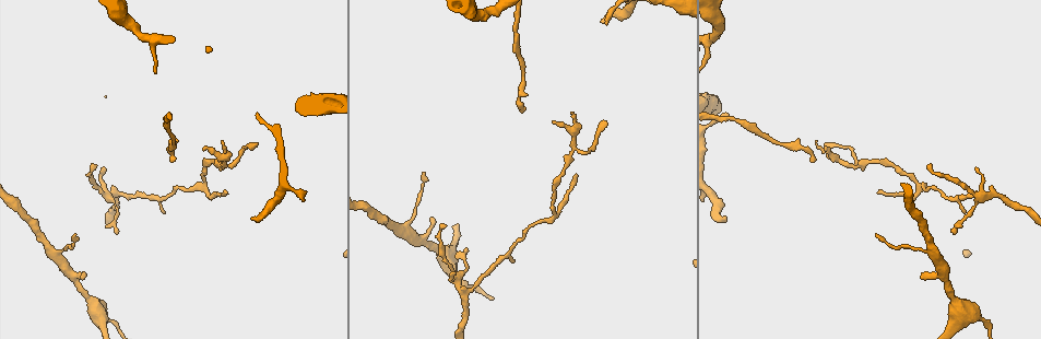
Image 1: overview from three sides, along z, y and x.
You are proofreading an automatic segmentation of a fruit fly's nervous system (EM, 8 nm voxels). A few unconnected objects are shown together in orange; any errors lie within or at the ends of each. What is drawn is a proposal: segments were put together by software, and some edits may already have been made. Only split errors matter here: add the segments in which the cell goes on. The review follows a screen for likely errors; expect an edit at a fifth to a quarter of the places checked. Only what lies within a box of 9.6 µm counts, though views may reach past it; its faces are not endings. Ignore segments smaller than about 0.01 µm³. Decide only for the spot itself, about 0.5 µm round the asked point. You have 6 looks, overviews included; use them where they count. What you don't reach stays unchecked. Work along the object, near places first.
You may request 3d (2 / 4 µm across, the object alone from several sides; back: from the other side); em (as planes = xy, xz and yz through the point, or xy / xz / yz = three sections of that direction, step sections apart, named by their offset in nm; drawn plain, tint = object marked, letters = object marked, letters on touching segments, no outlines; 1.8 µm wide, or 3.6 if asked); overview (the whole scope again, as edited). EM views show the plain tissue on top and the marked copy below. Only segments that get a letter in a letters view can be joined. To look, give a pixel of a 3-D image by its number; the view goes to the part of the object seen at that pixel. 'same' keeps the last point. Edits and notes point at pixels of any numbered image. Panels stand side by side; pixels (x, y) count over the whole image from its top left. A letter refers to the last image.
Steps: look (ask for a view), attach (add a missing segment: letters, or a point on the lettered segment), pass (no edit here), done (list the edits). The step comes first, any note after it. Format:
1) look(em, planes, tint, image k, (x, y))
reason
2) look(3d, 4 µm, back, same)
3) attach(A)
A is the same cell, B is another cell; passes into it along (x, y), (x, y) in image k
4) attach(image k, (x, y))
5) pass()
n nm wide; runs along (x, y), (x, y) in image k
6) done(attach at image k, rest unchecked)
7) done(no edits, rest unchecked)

look(3d, 2 µm, image 1, (81, 275))
an open end

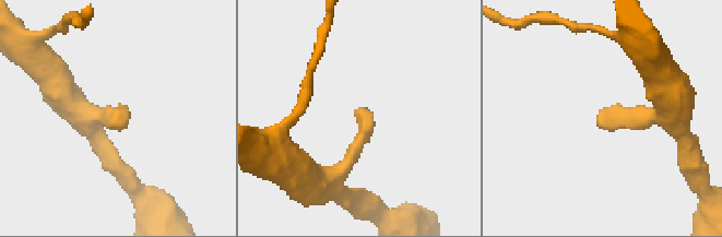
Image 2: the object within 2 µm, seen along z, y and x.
look(em, planes, letters, image 2, (599, 119))

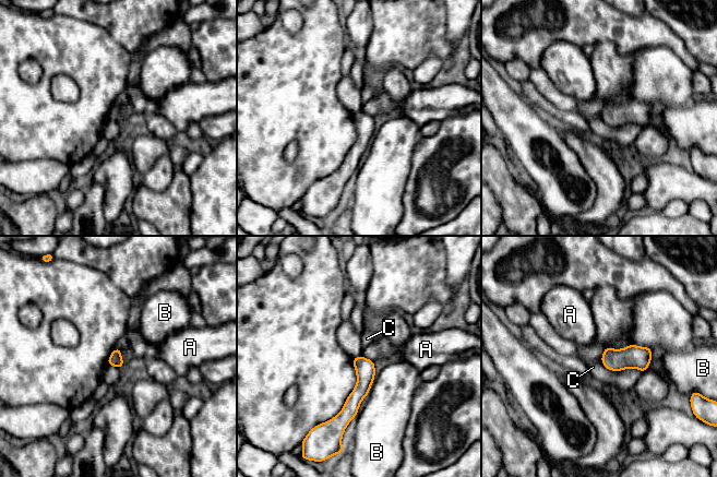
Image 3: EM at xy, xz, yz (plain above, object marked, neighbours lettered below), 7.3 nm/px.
pass()
100 nm wide; A, B and C are other cells; border along (121, 349), (121, 358), (124, 364) in image 3; none of them fits

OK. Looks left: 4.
look(em, planes, letters, image 1, (602, 19))
branch stops here

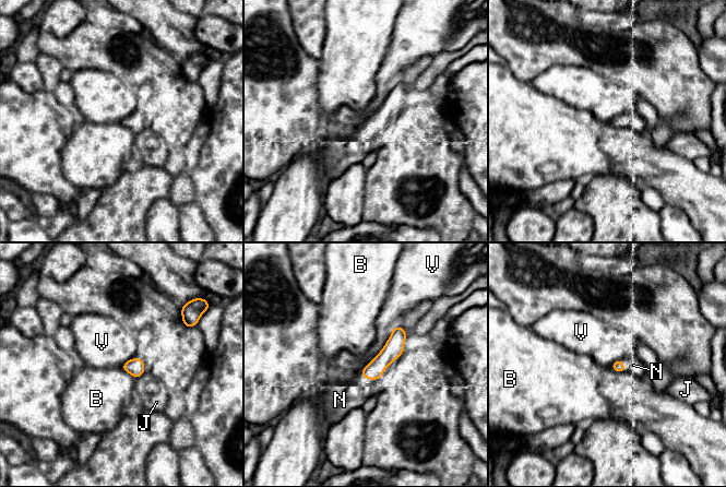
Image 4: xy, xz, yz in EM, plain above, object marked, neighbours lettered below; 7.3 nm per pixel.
attach(N)
N is the same cell, B, J and V are other cells; the cell continues

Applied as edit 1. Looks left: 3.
look(overview)
see it whole again

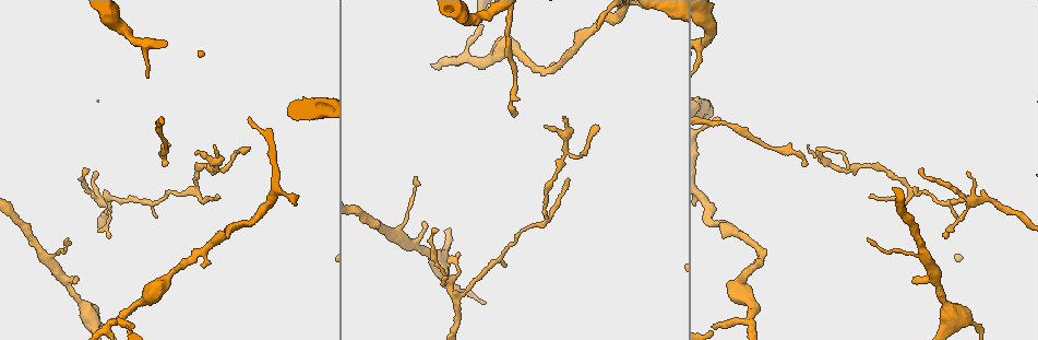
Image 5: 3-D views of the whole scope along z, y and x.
look(3d, 2 µm, image 5, (967, 174))
free end

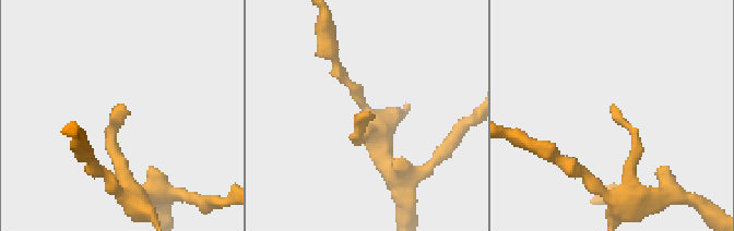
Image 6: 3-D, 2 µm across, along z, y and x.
look(em, planes, letters, image 6, (125, 107))
need the tissue

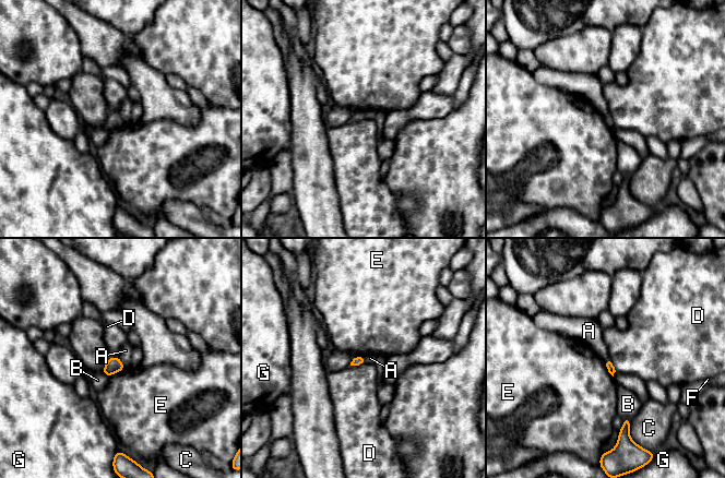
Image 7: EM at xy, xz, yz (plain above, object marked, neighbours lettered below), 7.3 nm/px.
pass()
A, B, C, D, E, F and G are other cells; border along (118, 356), (126, 367) in image 7; none of them fits

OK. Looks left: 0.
done(attach at image 4, rest unchecked)

